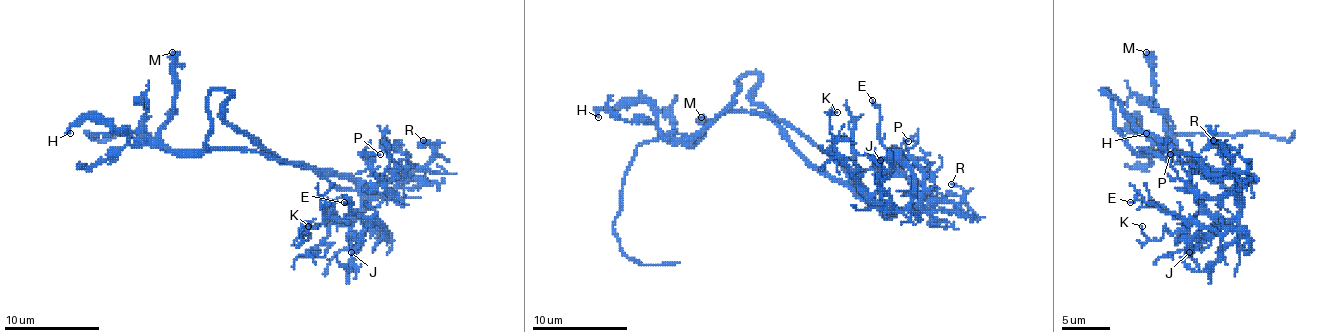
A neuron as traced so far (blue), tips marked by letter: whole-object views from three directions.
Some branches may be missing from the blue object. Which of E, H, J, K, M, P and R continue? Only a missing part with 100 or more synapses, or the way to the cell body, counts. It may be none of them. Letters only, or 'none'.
none

